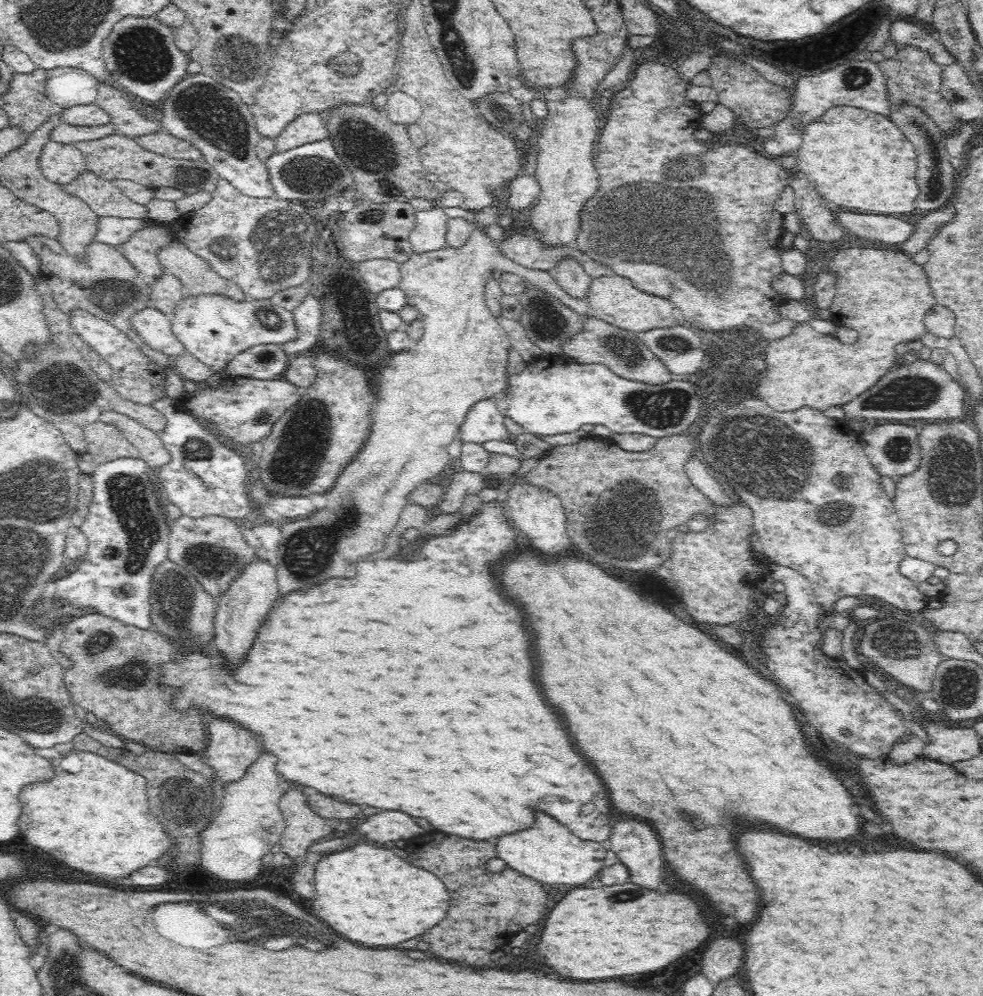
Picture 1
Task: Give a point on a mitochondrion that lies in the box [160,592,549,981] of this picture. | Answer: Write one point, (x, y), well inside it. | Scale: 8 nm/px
(275, 928)

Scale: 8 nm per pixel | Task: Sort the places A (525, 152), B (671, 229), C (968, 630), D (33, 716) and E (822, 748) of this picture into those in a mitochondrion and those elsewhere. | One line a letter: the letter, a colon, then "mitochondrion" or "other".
A: other
B: mitochondrion
C: other
D: mitochondrion
E: other

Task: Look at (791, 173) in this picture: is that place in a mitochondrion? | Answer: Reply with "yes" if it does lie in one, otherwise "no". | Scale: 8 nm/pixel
no

